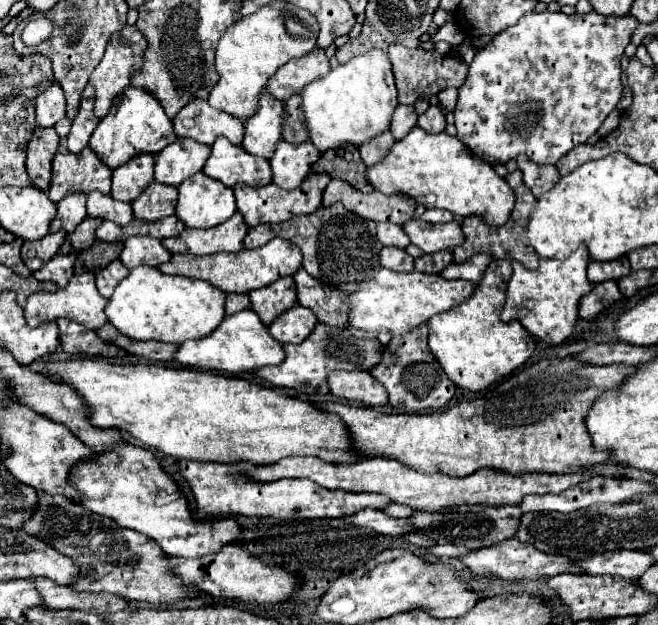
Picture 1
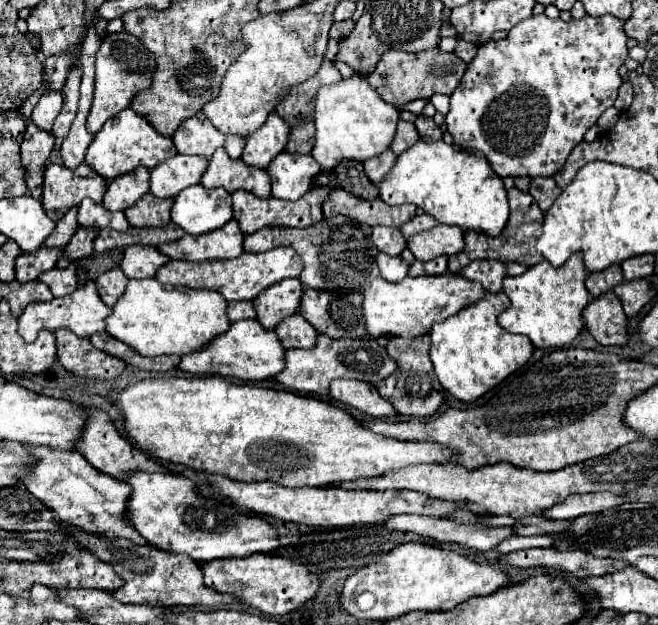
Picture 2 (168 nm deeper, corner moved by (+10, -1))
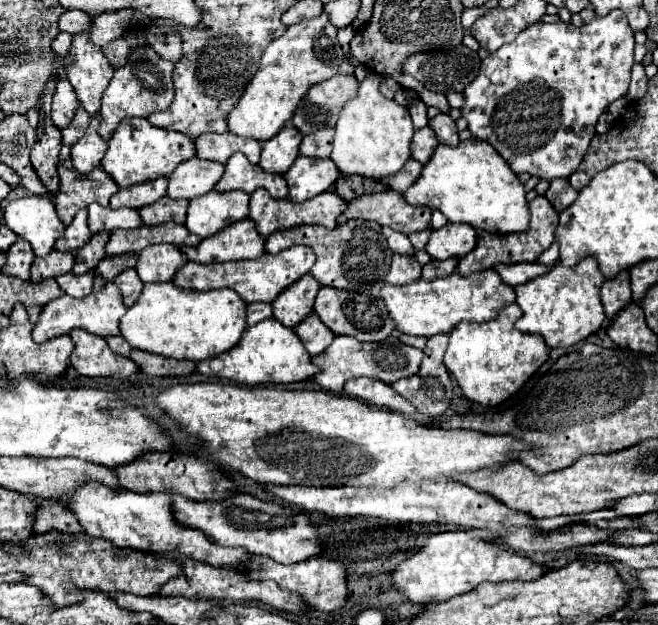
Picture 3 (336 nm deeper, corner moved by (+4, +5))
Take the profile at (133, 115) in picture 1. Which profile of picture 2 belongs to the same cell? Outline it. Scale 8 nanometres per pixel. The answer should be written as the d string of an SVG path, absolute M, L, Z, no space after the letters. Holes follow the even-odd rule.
M126 108L120 114L116 114L110 124L104 124L102 130L94 134L94 140L86 150L86 164L92 166L102 178L116 178L138 166L152 168L162 160L172 158L174 154L176 148L170 136L160 136L142 114L134 112L132 108Z

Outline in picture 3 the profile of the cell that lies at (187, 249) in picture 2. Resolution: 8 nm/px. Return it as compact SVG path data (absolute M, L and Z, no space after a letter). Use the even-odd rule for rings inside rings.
M242 220L226 230L222 230L218 236L204 238L196 248L182 246L180 250L188 256L192 262L228 262L228 260L250 260L260 258L264 250L264 238L258 234L252 220Z

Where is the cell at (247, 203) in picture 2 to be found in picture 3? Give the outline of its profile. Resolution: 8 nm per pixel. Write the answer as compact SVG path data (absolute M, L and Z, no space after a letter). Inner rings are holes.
M258 188L254 194L250 194L250 218L256 222L258 232L268 238L270 234L278 232L278 230L288 230L294 226L302 226L302 224L320 224L328 230L336 228L336 218L346 210L346 202L334 194L334 192L324 192L318 194L302 204L294 204L292 200L274 200L266 190Z

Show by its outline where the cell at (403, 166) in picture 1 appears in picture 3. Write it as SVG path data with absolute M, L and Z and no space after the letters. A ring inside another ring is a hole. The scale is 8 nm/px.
M470 138L454 148L440 144L430 162L424 166L422 176L406 190L404 198L412 206L440 210L450 222L470 224L476 230L496 234L522 232L530 222L522 182L490 144L476 138Z

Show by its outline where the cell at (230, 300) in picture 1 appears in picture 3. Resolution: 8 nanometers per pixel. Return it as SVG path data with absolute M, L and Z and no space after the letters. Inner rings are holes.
M254 302L248 304L248 326L254 326L258 322L262 322L264 318L272 316L272 306L264 304L264 302Z

